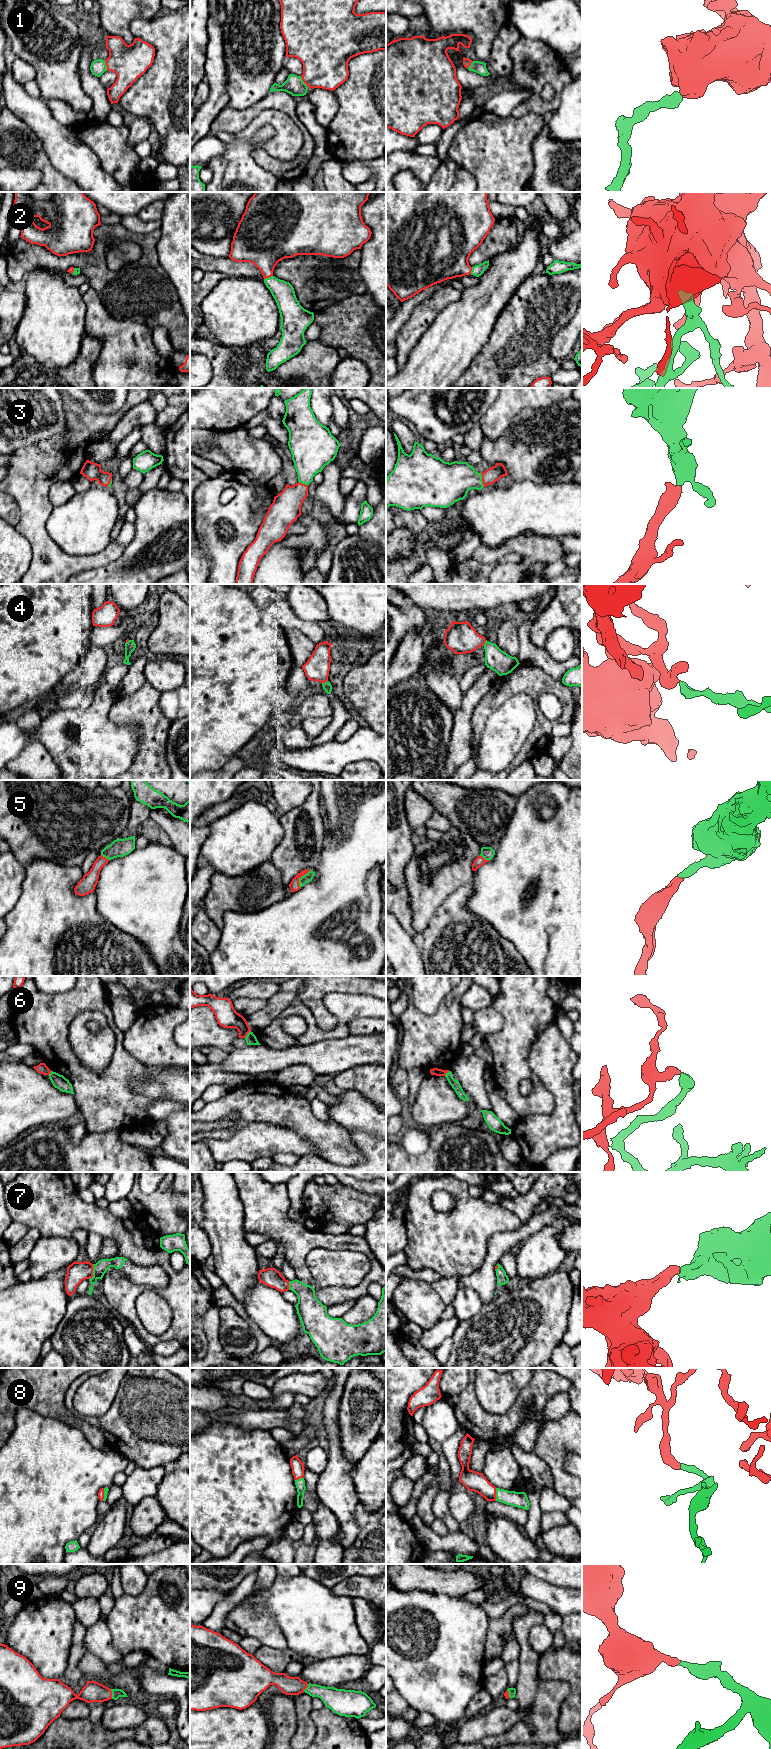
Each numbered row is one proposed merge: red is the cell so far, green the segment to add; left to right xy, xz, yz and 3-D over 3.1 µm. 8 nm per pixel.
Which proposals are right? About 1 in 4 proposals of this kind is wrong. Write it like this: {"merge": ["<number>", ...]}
{"merge": ["1", "2", "3", "4", "5", "7", "8", "9"]}

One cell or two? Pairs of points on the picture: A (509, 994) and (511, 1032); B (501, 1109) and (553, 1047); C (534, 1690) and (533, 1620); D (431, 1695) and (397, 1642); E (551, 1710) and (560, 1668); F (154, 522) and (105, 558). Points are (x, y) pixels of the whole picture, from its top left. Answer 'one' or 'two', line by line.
A: one
B: two
C: one
D: one
E: two
F: two

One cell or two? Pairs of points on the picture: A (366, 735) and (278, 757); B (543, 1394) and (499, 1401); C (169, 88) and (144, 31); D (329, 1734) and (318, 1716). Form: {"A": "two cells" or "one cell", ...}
{"A": "one cell", "B": "two cells", "C": "one cell", "D": "one cell"}

